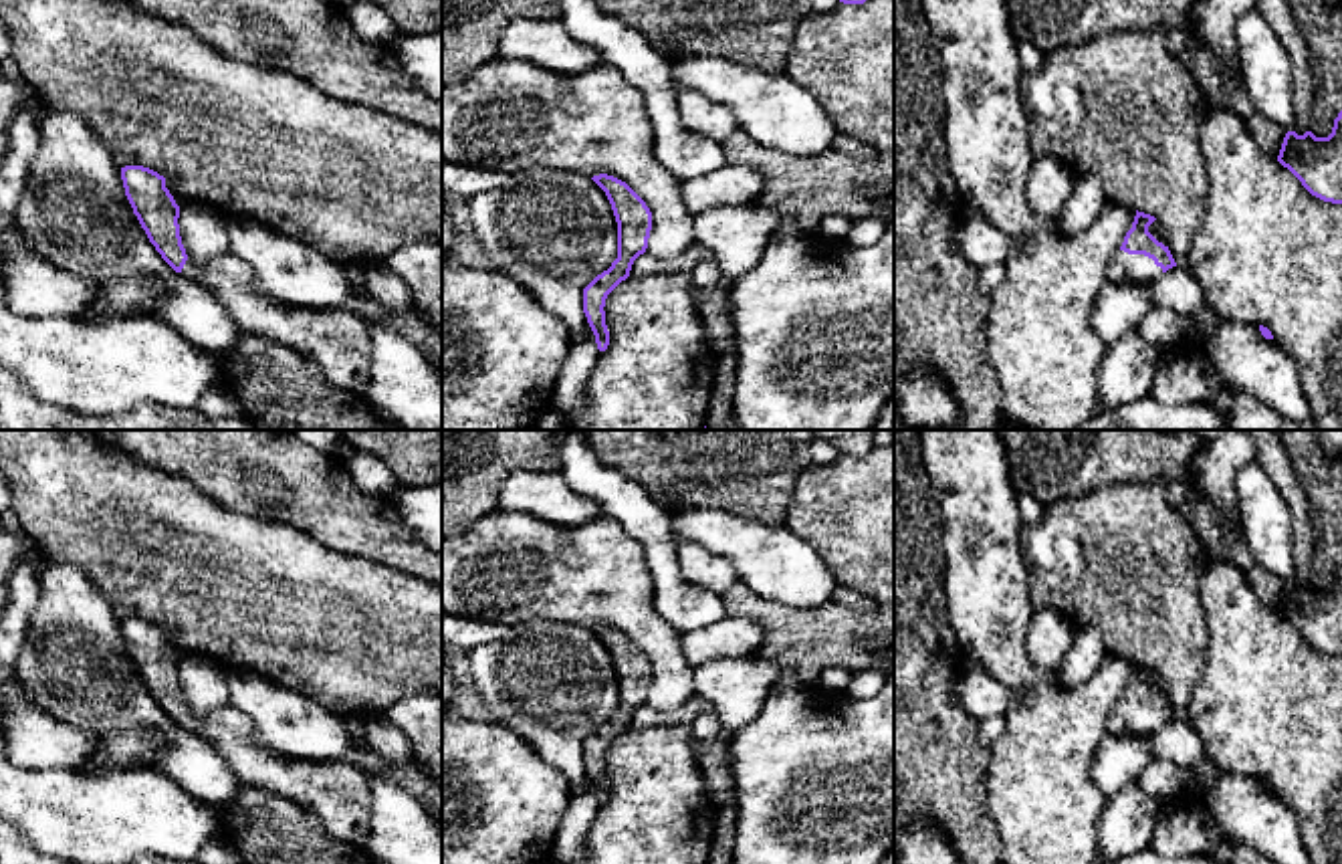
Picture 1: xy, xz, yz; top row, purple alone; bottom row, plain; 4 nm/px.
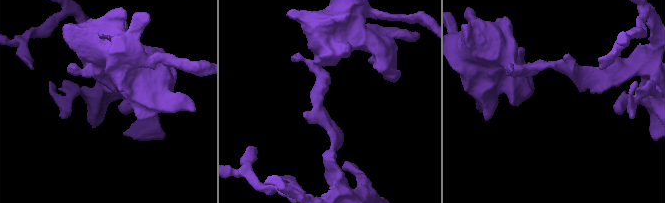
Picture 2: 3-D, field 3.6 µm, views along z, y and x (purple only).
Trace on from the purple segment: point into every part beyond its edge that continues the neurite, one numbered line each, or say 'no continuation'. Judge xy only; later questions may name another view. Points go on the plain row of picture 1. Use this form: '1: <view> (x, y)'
1: xy (338, 792)

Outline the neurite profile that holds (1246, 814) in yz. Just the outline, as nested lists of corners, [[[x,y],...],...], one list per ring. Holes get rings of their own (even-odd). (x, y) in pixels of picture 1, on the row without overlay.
[[[1221,773],[1215,785],[1205,793],[1205,805],[1213,814],[1223,840],[1255,848],[1277,864],[1310,864],[1296,814],[1273,791],[1265,791],[1259,777]]]

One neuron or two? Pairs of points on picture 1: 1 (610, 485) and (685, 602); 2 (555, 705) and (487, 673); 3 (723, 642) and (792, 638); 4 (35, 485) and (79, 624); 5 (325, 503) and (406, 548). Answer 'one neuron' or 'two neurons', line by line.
1: one neuron
2: one neuron
3: two neurons
4: two neurons
5: one neuron

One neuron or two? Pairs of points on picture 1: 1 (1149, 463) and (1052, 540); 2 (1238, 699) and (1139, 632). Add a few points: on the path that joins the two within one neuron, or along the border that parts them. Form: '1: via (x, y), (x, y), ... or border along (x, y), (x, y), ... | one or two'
1: border along (1082, 497), (1116, 483), (1159, 483), (1169, 501) | two
2: border along (1207, 626), (1207, 661), (1183, 717) | two

